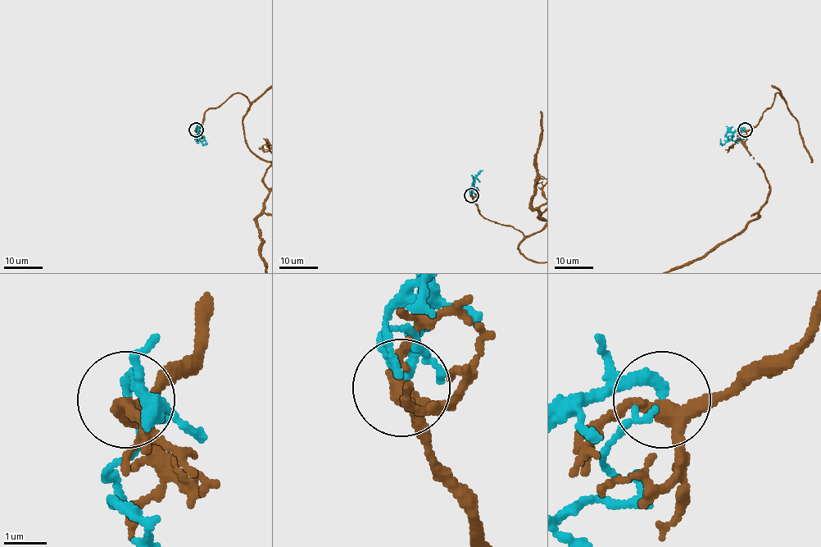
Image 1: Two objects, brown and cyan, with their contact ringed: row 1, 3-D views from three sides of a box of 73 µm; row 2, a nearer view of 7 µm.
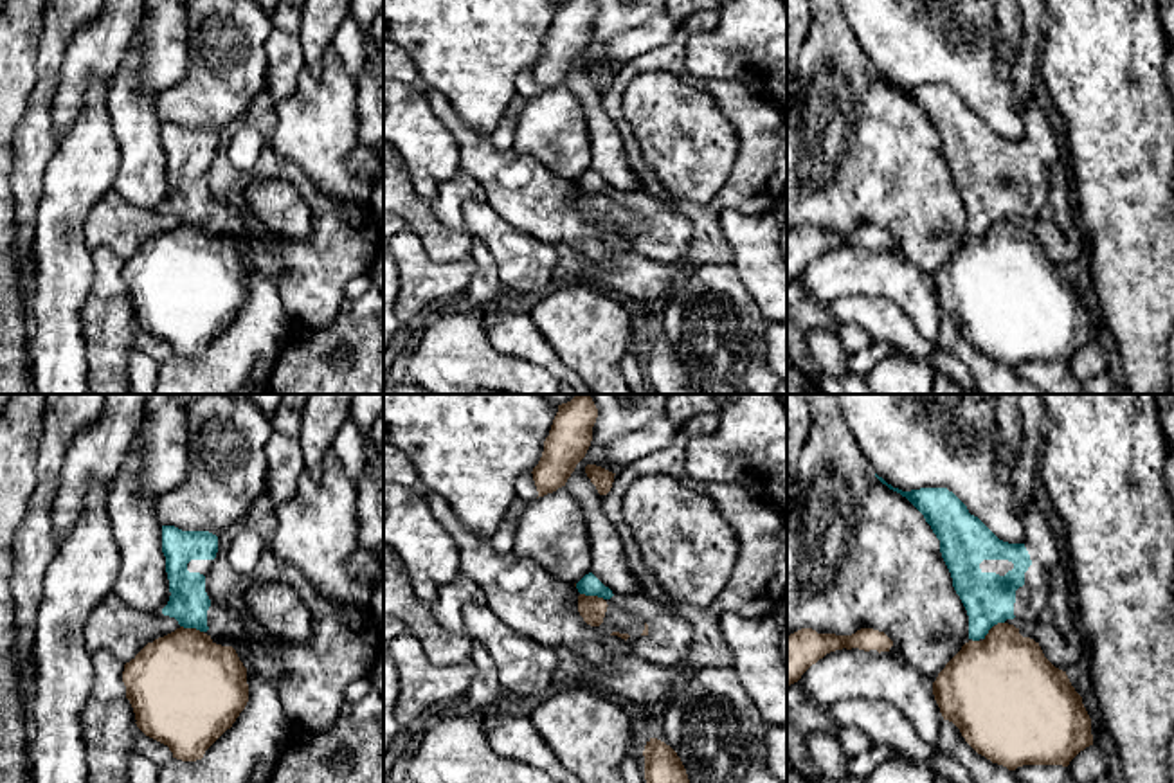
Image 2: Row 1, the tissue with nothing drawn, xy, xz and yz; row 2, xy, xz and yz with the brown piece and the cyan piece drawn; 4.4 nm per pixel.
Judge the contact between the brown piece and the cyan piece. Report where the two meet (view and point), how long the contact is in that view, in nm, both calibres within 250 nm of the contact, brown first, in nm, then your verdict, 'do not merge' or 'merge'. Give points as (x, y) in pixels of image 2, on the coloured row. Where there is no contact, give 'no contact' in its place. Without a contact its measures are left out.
contact xz (593, 596); length 120 nm; calibres 120 and 90 nm; do not merge

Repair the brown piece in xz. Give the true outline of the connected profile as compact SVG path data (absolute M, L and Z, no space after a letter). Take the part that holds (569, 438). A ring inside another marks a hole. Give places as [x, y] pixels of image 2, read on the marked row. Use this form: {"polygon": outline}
{"polygon": "M576 394L571 401L558 405L542 457L531 472L538 497L565 486L591 446L596 418L598 409L591 394Z"}

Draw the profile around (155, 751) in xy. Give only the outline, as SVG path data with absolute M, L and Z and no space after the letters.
M137 724L135 729L135 751L151 760L155 765L164 767L173 760L173 752L167 745L146 736Z

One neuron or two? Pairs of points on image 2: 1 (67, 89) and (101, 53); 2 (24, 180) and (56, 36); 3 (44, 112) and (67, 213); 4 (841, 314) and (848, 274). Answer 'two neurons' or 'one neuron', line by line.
1: one neuron
2: one neuron
3: two neurons
4: two neurons

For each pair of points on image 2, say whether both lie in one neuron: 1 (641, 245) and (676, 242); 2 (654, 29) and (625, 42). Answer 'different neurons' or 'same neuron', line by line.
1: same neuron
2: same neuron

